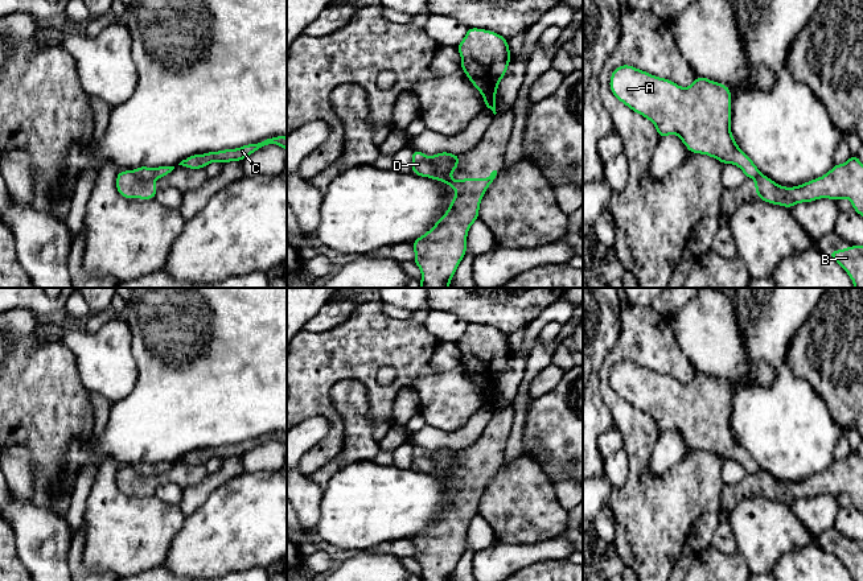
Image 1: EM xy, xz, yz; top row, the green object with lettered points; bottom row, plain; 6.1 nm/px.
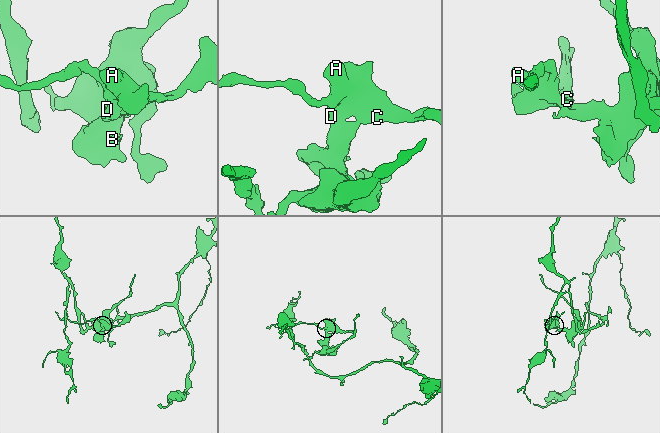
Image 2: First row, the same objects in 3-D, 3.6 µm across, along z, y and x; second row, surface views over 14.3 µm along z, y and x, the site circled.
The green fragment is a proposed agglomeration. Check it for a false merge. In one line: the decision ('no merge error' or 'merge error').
merge error

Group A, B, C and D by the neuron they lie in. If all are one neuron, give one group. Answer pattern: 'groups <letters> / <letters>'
groups A C / B D

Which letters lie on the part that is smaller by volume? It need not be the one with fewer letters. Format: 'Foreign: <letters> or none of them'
Foreign: A, C

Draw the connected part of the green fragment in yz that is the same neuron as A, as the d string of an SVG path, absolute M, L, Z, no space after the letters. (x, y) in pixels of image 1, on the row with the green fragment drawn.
M621 65L611 74L612 94L632 111L649 119L658 136L678 135L691 153L702 153L722 164L737 165L747 178L761 173L755 162L737 147L731 133L731 91L728 86L696 77L690 87L679 87L670 79L654 77L630 65Z

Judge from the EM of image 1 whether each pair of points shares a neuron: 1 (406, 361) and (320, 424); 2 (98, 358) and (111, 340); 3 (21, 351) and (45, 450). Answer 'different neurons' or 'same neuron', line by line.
1: different neurons
2: same neuron
3: same neuron

